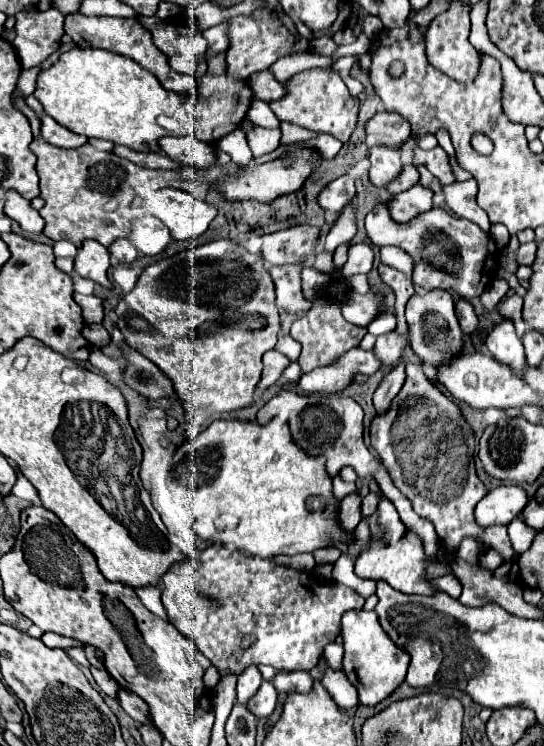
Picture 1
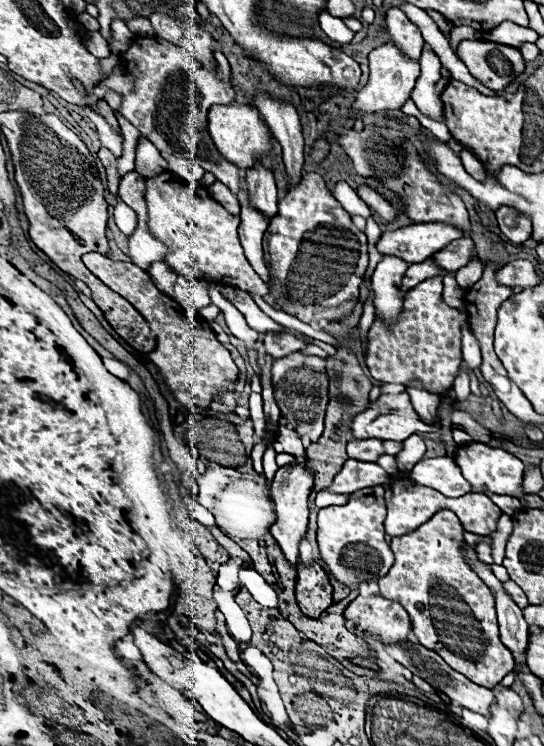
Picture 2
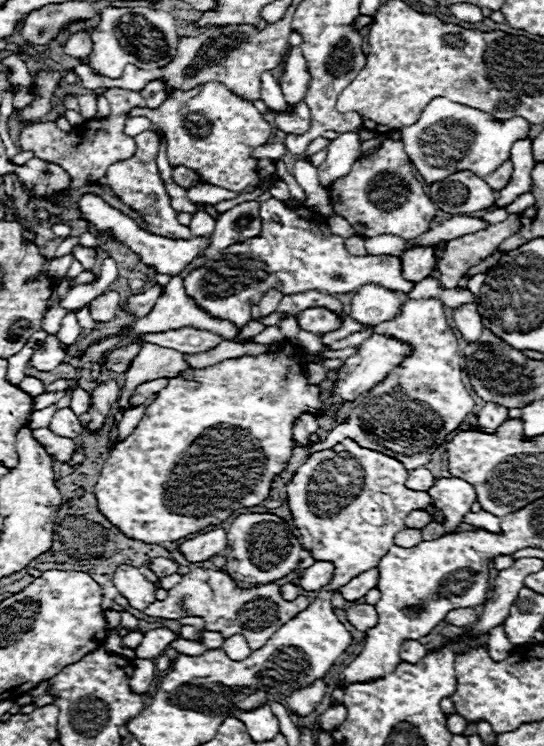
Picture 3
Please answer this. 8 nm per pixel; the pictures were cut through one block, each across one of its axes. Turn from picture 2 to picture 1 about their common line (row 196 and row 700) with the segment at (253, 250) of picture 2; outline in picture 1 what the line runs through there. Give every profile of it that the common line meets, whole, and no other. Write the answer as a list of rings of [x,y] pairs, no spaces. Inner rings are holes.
[[[248,666],[240,676],[238,676],[238,702],[246,704],[260,688],[262,676],[256,666]]]

